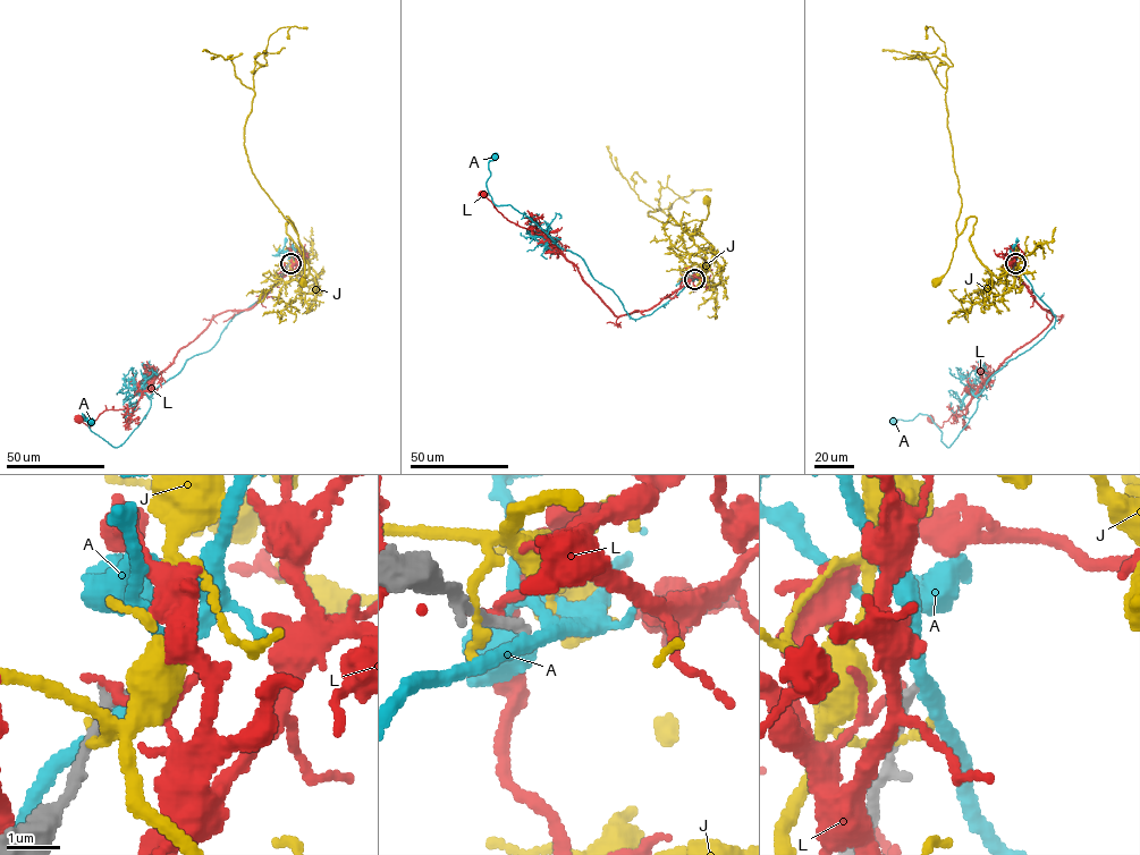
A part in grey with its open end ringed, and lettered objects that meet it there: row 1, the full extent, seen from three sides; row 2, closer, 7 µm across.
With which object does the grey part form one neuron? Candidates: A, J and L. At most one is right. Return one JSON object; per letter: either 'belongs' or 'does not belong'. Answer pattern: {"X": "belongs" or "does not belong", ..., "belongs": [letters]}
{"A": "does not belong", "J": "does not belong", "L": "does not belong", "belongs": []}

